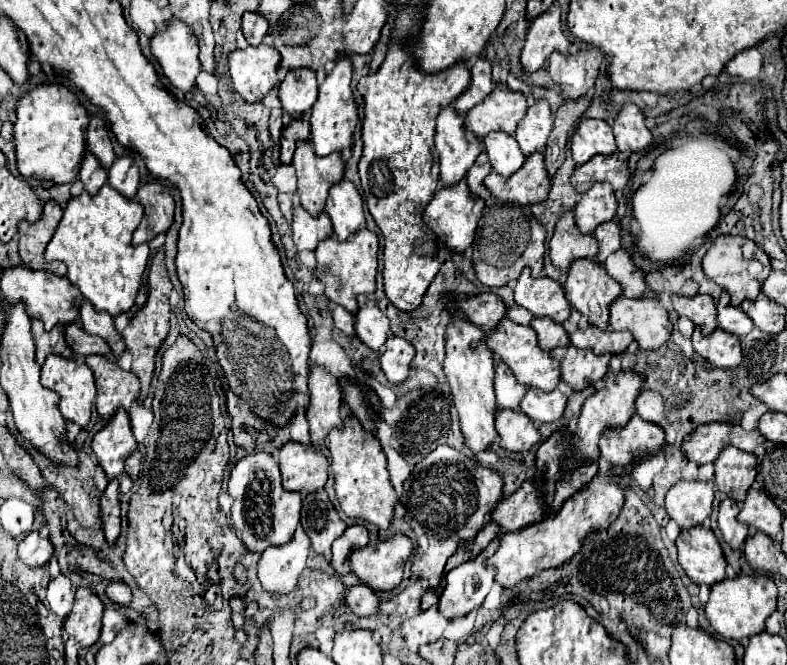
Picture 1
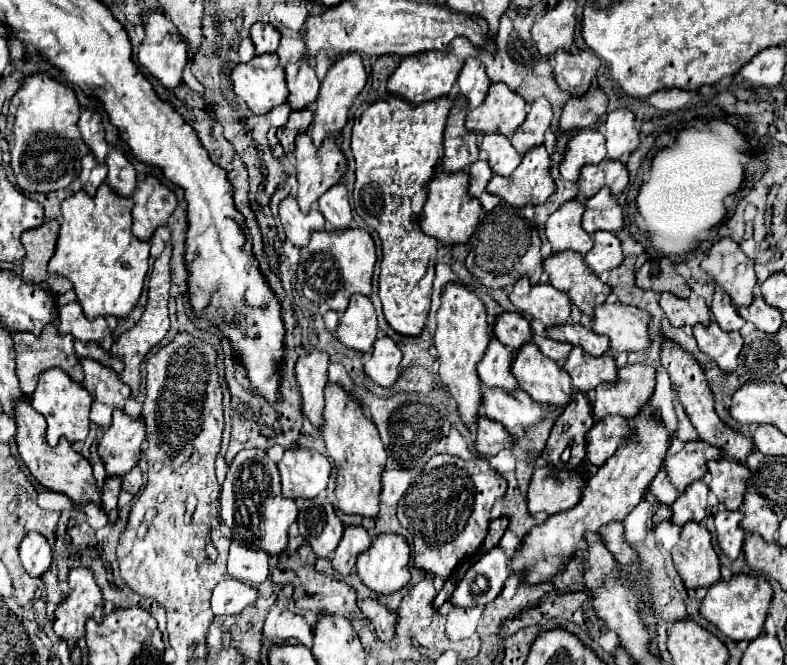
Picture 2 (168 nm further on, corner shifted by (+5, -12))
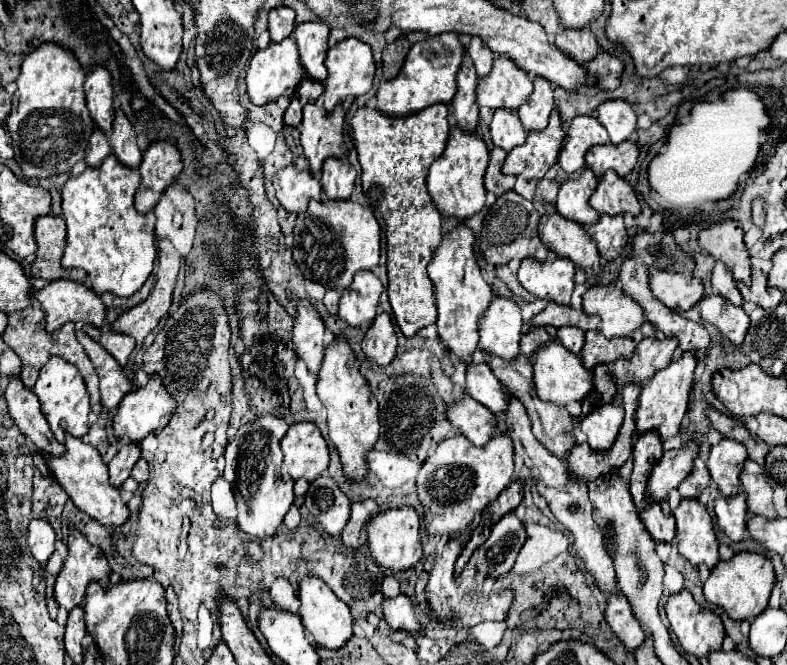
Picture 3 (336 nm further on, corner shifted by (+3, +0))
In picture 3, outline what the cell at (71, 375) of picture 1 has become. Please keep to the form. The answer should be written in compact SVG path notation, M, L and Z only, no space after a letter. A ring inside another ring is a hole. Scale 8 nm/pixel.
M55 356L51 358L39 372L39 380L33 386L33 394L39 398L41 404L41 414L47 418L53 436L57 438L57 442L65 442L65 434L71 434L75 438L83 438L89 432L89 412L91 412L91 404L89 404L89 392L85 388L85 382L79 374L79 370L69 364L67 360Z

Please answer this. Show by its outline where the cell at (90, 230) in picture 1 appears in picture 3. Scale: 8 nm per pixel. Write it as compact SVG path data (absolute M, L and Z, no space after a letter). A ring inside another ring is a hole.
M113 154L107 160L91 168L87 166L83 174L77 178L69 178L63 186L63 218L67 222L67 246L61 264L67 268L83 268L91 282L91 288L97 294L113 292L117 296L131 296L135 294L143 282L149 278L153 270L153 262L157 256L155 248L155 214L139 214L133 206L135 190L139 186L139 172L137 168L125 168ZM149 238L153 238L153 258L149 260Z

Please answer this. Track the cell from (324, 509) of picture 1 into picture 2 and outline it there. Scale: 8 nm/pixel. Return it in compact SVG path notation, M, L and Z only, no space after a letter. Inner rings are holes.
M319 494L317 498L305 500L303 510L297 516L297 526L305 542L313 548L315 556L329 558L333 556L341 536L343 536L343 524L337 518L333 506L325 498L325 494Z

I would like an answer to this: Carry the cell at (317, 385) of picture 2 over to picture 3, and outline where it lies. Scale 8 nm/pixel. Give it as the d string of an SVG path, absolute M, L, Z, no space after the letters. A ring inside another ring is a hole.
M299 300L295 326L293 326L293 344L299 358L305 360L309 372L313 374L317 374L317 370L321 368L321 358L325 352L323 332L325 324L317 308L309 300Z

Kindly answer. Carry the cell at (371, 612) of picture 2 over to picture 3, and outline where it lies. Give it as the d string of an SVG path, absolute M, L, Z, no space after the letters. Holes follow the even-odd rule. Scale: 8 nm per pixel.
M399 594L393 600L391 598L383 600L383 616L385 616L387 624L391 624L393 630L423 634L421 622L415 618L415 604L405 594Z

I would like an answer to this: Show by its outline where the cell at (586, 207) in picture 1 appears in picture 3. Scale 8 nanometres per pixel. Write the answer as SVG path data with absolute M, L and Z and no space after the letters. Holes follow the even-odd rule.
M607 170L597 186L597 192L591 196L591 206L595 206L595 210L599 214L639 214L641 206L637 200L635 190L615 172L615 170Z

